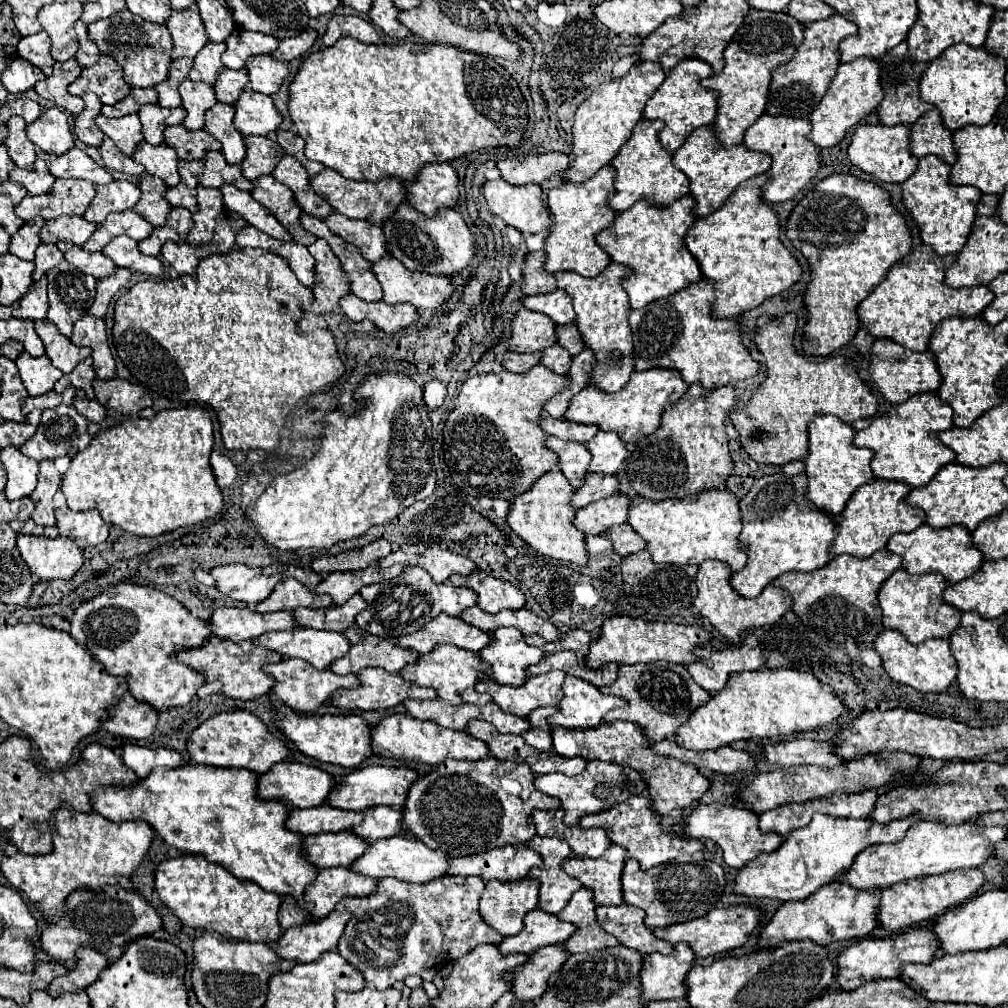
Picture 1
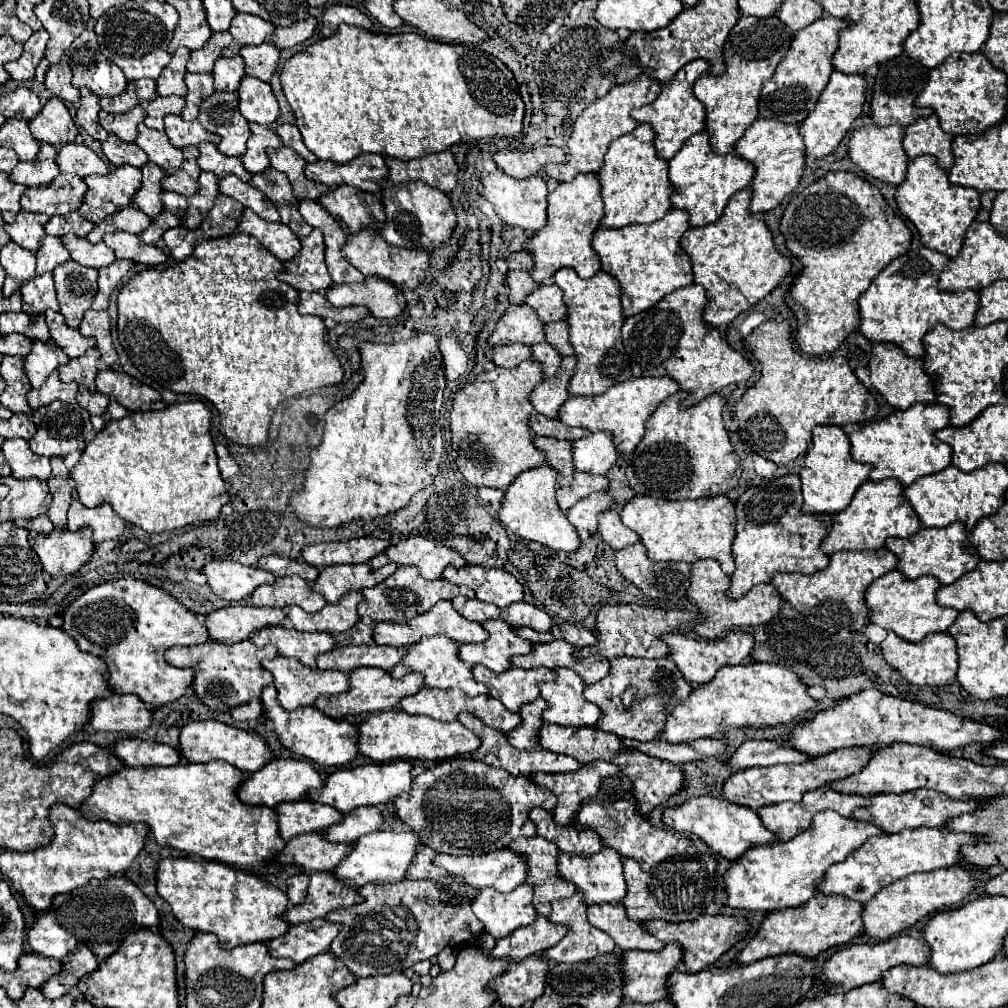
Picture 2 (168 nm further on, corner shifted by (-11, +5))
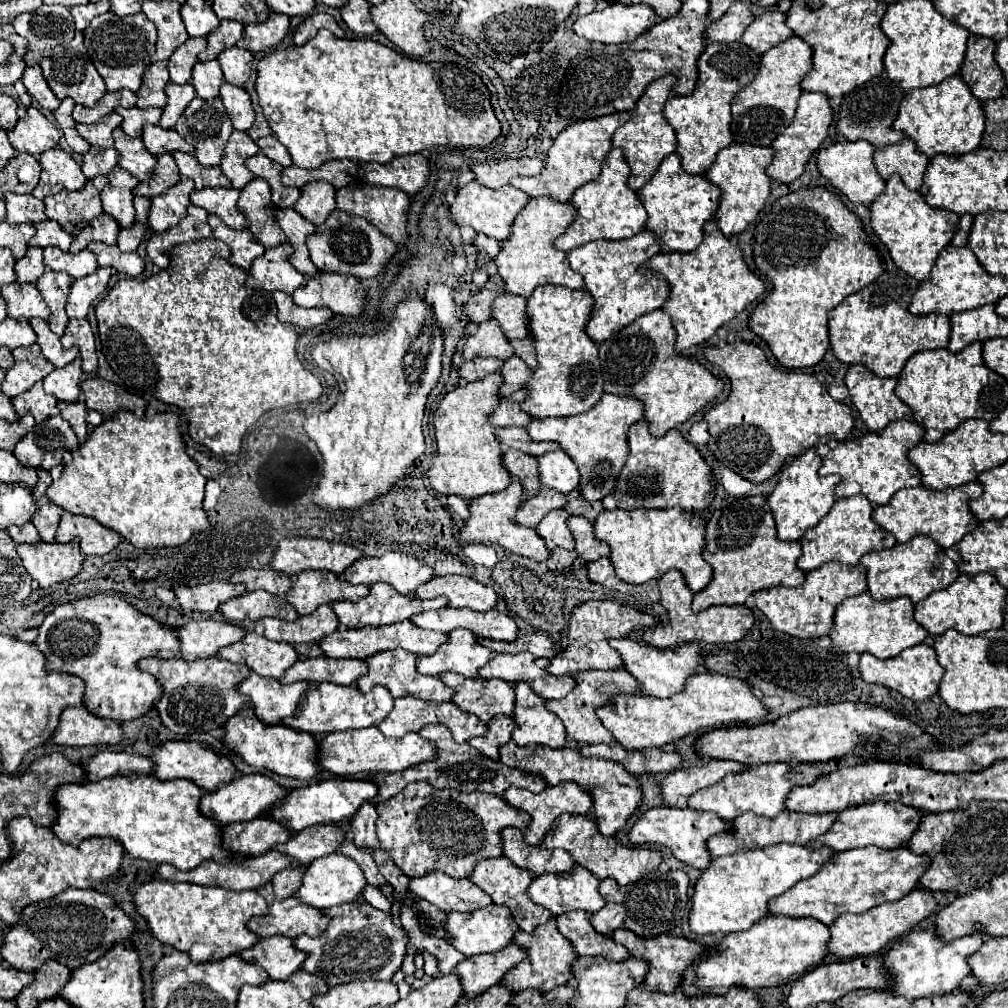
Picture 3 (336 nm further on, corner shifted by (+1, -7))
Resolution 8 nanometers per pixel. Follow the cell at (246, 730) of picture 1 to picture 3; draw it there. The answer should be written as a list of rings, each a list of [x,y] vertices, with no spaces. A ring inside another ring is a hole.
[[[172,740],[172,742],[160,744],[158,748],[152,750],[150,758],[154,762],[152,774],[158,780],[184,778],[184,780],[192,780],[200,790],[206,790],[206,792],[216,790],[222,782],[230,782],[236,776],[236,768],[228,758],[218,756],[214,750],[210,750],[208,746],[202,746],[198,742],[174,742]]]

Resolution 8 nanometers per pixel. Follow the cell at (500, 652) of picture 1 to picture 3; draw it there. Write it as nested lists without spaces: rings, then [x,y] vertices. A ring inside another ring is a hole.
[[[470,630],[448,632],[448,642],[438,646],[436,654],[420,656],[416,670],[420,674],[438,676],[440,672],[458,672],[466,678],[476,678],[478,670],[494,656],[492,650],[480,646]]]

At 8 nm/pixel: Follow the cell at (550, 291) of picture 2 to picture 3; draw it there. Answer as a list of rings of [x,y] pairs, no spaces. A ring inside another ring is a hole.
[[[500,294],[492,302],[492,318],[500,324],[500,330],[506,334],[508,340],[526,338],[526,298]]]

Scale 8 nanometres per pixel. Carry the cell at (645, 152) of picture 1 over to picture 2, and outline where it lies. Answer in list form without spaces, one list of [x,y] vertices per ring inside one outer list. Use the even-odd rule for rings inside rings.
[[[638,124],[636,130],[614,140],[604,158],[604,166],[598,172],[602,184],[604,218],[602,226],[622,228],[626,224],[650,224],[664,216],[670,208],[672,182],[668,180],[668,162],[658,158],[654,148],[654,130],[648,124]]]

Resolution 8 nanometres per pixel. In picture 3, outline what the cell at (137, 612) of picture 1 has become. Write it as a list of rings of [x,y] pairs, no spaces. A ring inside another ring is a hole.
[[[90,596],[80,598],[76,602],[66,602],[62,606],[56,606],[52,614],[48,614],[38,628],[38,638],[34,644],[40,648],[40,652],[46,658],[46,670],[54,672],[66,672],[82,678],[86,690],[84,690],[84,708],[100,718],[110,718],[116,722],[140,718],[144,712],[152,708],[152,704],[160,698],[160,686],[156,678],[152,678],[148,672],[138,670],[136,662],[154,656],[154,658],[176,658],[180,656],[180,640],[176,638],[176,632],[166,628],[164,624],[152,620],[150,616],[138,612],[134,606],[130,606],[126,600],[118,596]]]

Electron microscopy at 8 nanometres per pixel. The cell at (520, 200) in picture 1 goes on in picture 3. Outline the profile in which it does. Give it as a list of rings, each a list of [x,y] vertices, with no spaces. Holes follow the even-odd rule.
[[[472,180],[470,184],[458,188],[456,198],[450,204],[450,214],[458,226],[472,226],[476,232],[482,232],[482,234],[502,242],[510,236],[510,226],[512,226],[516,214],[526,206],[526,202],[528,202],[528,196],[512,186],[502,186],[498,190],[490,190],[482,184],[478,184],[476,180]]]

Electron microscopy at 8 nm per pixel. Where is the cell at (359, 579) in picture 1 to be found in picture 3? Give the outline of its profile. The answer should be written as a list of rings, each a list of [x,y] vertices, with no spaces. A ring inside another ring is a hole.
[[[306,570],[292,576],[292,588],[286,594],[288,604],[292,604],[300,616],[312,614],[320,604],[358,598],[356,586],[336,578],[332,572],[322,570]]]

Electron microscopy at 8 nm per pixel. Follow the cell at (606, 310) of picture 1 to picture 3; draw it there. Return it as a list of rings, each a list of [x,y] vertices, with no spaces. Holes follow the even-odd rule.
[[[538,286],[526,302],[528,330],[534,342],[538,366],[530,380],[524,382],[528,396],[520,408],[532,418],[574,416],[590,410],[604,394],[602,370],[598,360],[598,346],[584,332],[594,300],[586,290],[572,290],[564,286]]]

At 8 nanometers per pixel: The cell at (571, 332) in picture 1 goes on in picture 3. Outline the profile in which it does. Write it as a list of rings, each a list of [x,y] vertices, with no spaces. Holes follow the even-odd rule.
[[[524,338],[524,340],[512,340],[510,342],[514,348],[514,354],[526,362],[526,366],[530,366],[530,370],[536,368],[536,354],[534,354],[534,346],[532,346],[532,338]]]

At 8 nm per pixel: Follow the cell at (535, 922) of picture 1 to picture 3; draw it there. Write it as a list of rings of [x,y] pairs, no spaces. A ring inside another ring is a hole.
[[[508,944],[504,950],[496,954],[480,954],[476,958],[466,958],[456,966],[456,974],[464,988],[464,998],[472,1000],[474,996],[482,994],[490,986],[498,984],[500,978],[524,958],[522,948],[516,944]]]

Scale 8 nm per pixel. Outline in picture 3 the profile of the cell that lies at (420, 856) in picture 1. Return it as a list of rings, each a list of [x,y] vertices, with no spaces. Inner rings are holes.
[[[338,852],[316,858],[316,862],[312,862],[302,878],[302,886],[298,888],[298,892],[294,894],[296,898],[300,898],[300,902],[314,906],[318,910],[326,910],[330,906],[338,906],[344,902],[356,902],[358,894],[362,894],[366,886],[366,878],[362,874],[362,870],[358,868],[358,864]]]

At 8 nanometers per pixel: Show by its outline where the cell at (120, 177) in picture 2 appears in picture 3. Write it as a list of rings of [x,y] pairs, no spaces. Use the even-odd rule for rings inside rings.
[[[96,176],[92,180],[86,180],[84,188],[76,192],[64,190],[60,194],[44,198],[48,218],[56,220],[70,236],[78,234],[88,226],[92,218],[102,214],[100,190],[106,186],[106,182],[106,176]]]

